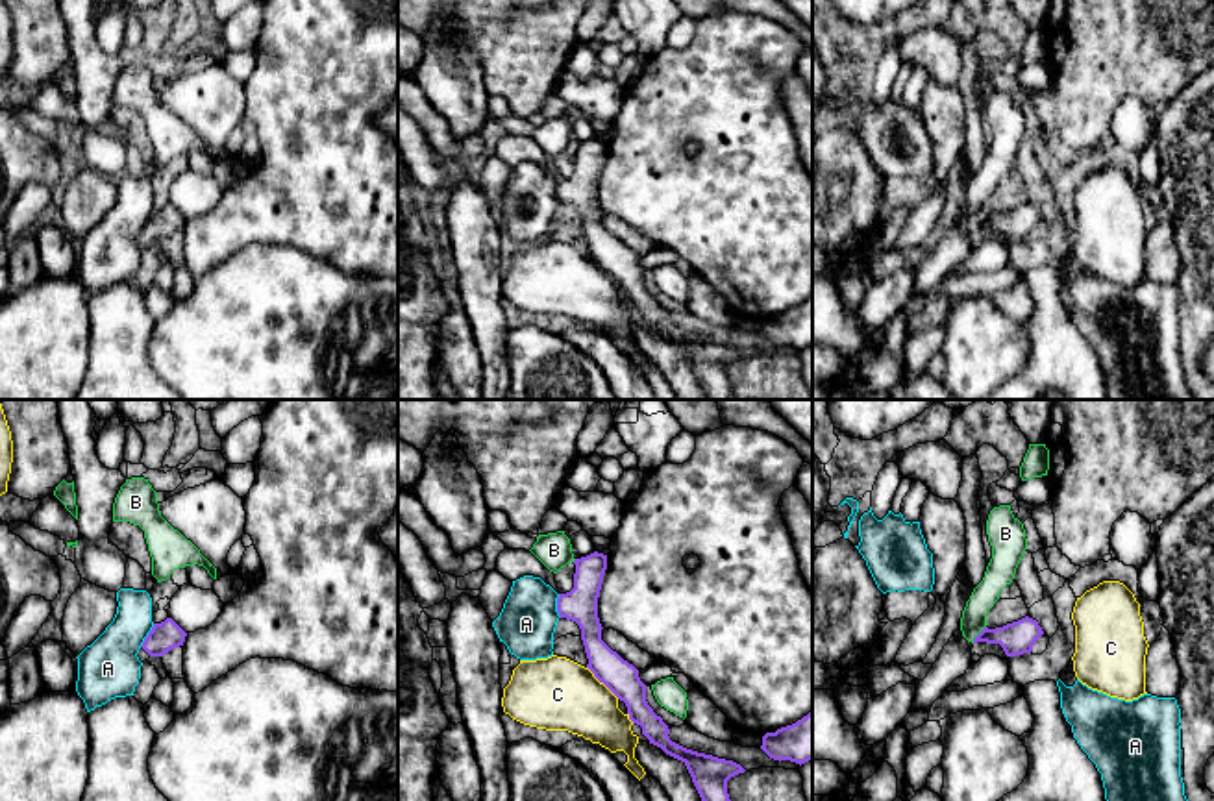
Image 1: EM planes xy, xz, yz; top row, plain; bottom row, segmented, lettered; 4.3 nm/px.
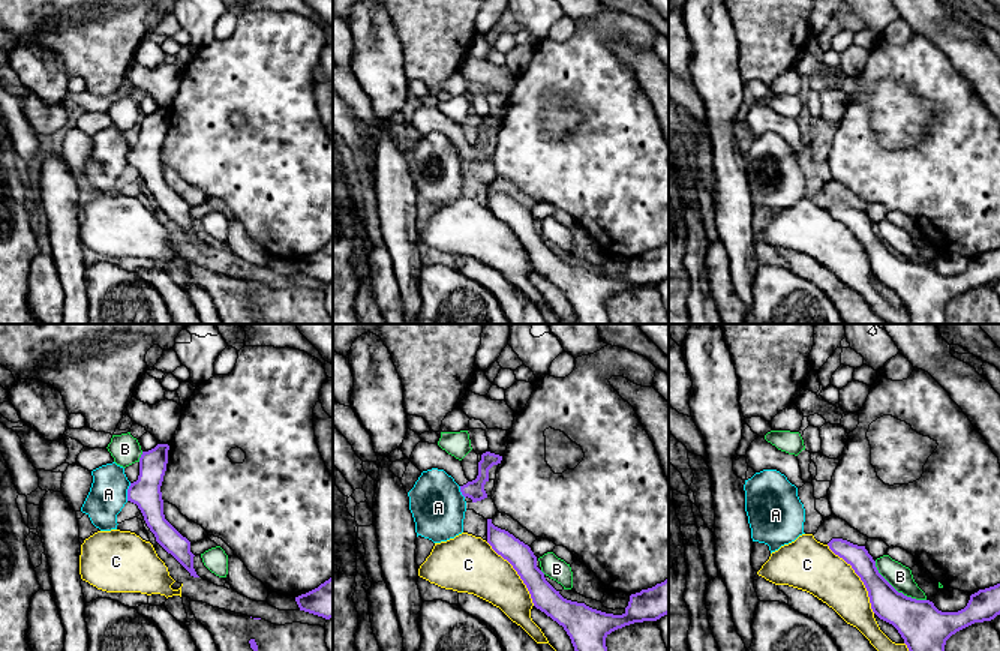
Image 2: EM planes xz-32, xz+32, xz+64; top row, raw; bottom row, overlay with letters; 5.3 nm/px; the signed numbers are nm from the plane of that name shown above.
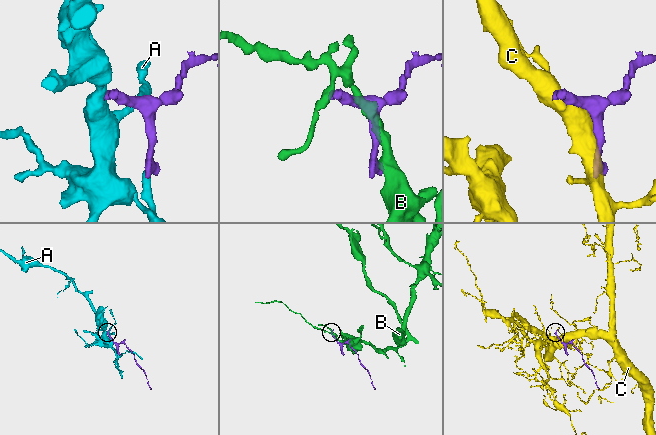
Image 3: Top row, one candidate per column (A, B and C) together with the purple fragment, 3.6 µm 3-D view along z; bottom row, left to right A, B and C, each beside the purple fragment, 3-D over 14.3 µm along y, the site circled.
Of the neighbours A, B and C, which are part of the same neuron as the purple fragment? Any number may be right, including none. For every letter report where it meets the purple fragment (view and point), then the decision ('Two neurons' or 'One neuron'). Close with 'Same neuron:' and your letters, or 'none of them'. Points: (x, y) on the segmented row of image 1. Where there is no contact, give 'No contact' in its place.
A: Touches purple at xy (148, 635). Two neurons
B: Touches purple at yz (978, 635). Two neurons
C: Touches purple at xz (602, 681). Two neurons
Same neuron: none of them

